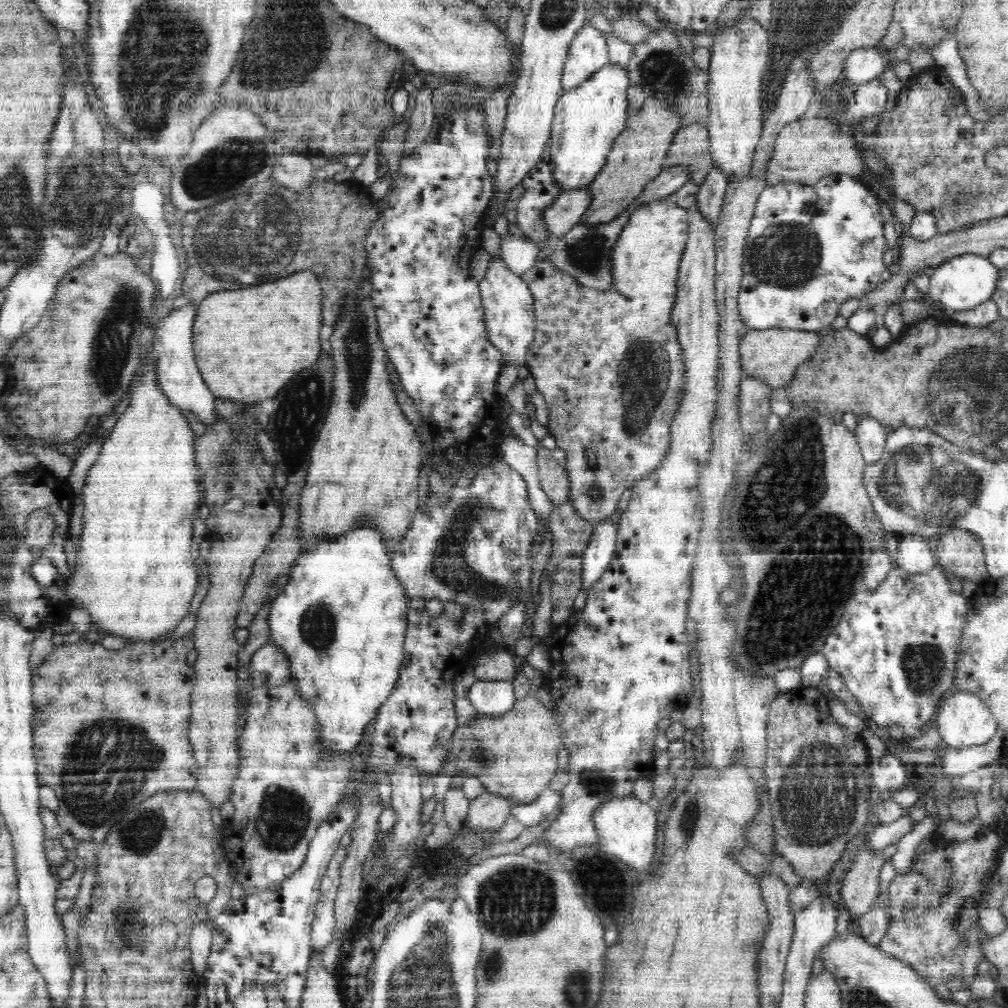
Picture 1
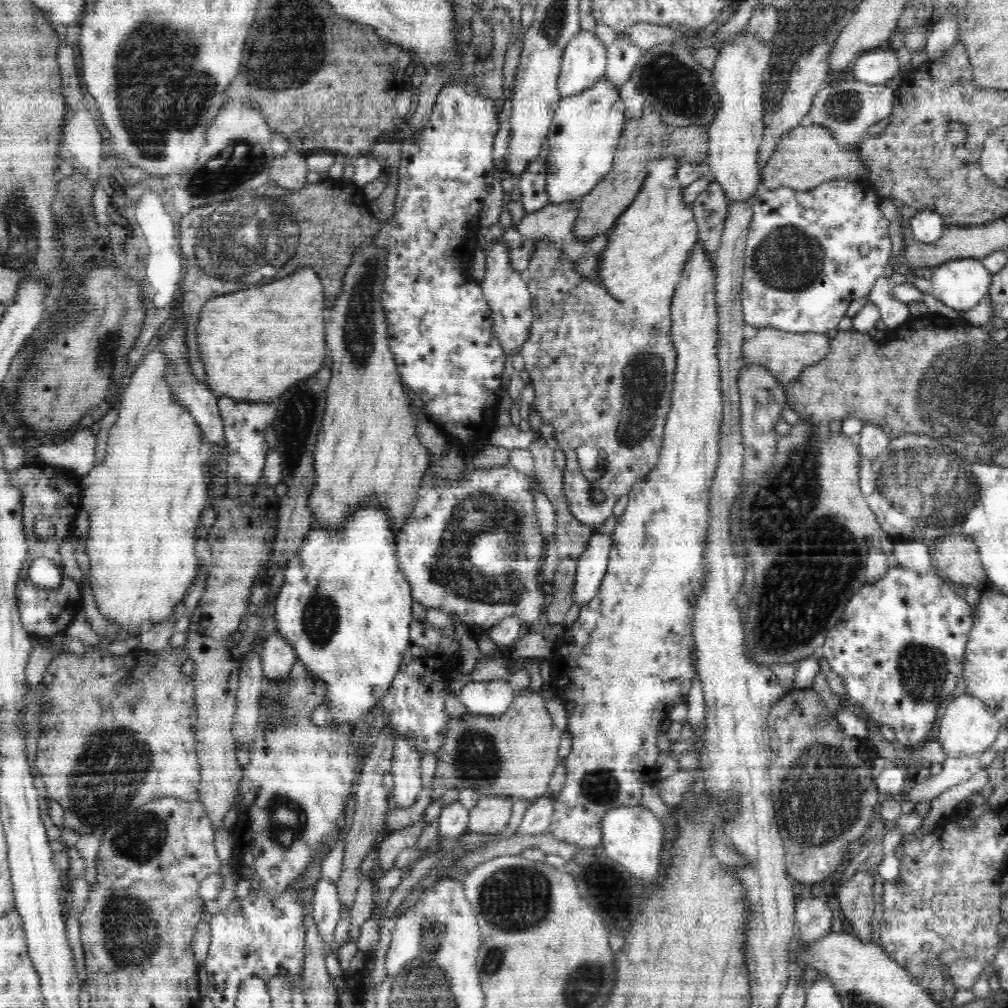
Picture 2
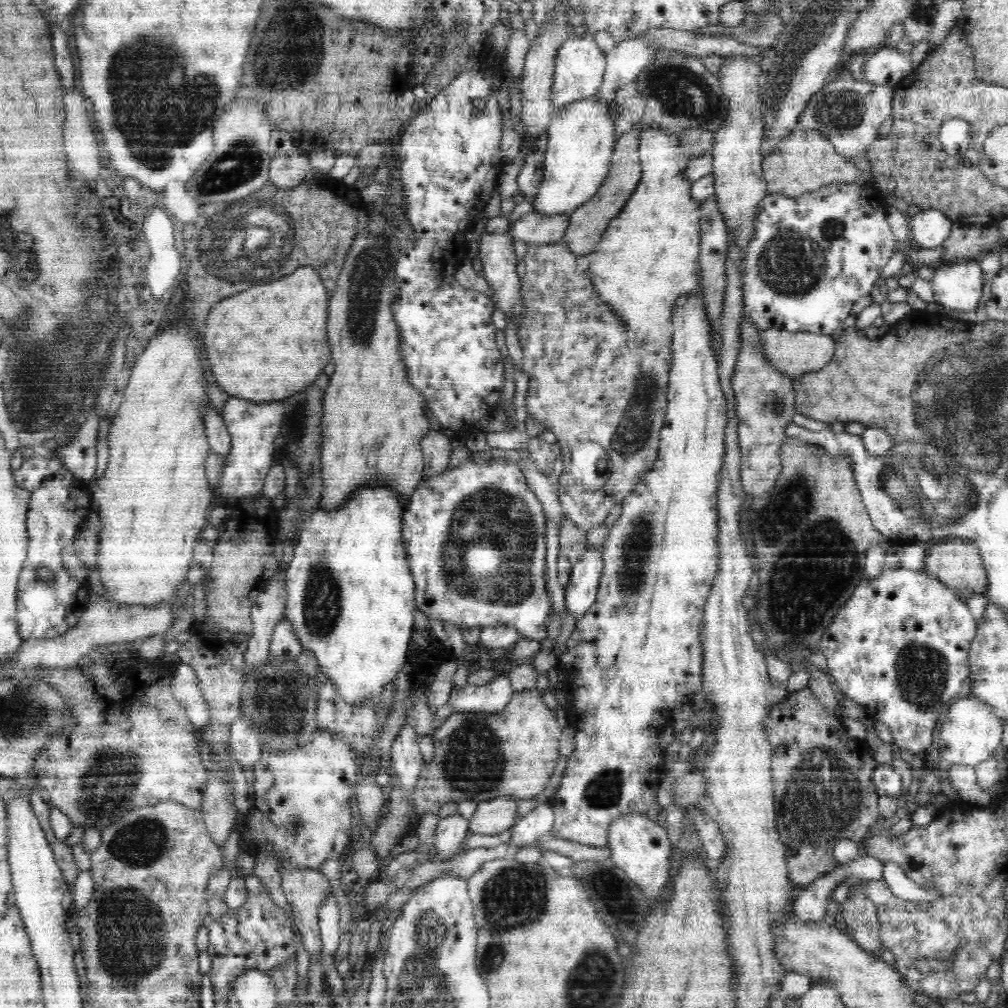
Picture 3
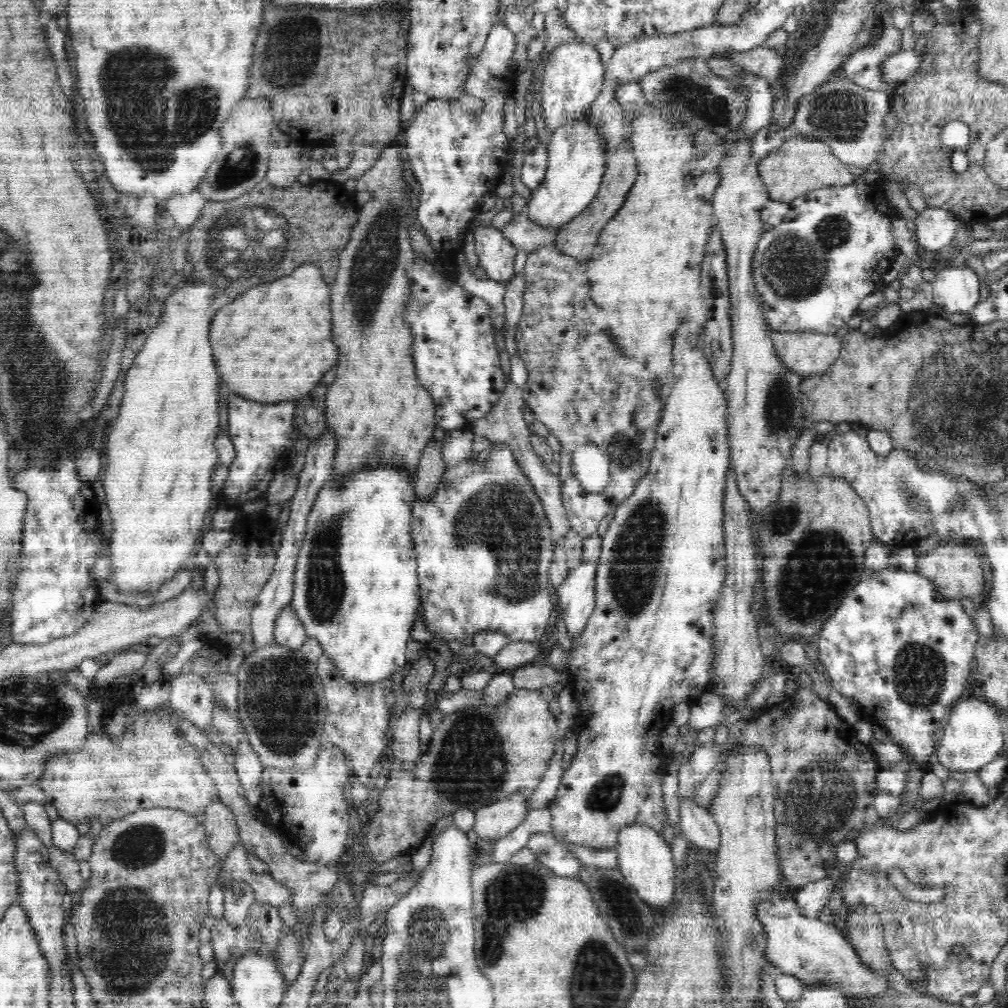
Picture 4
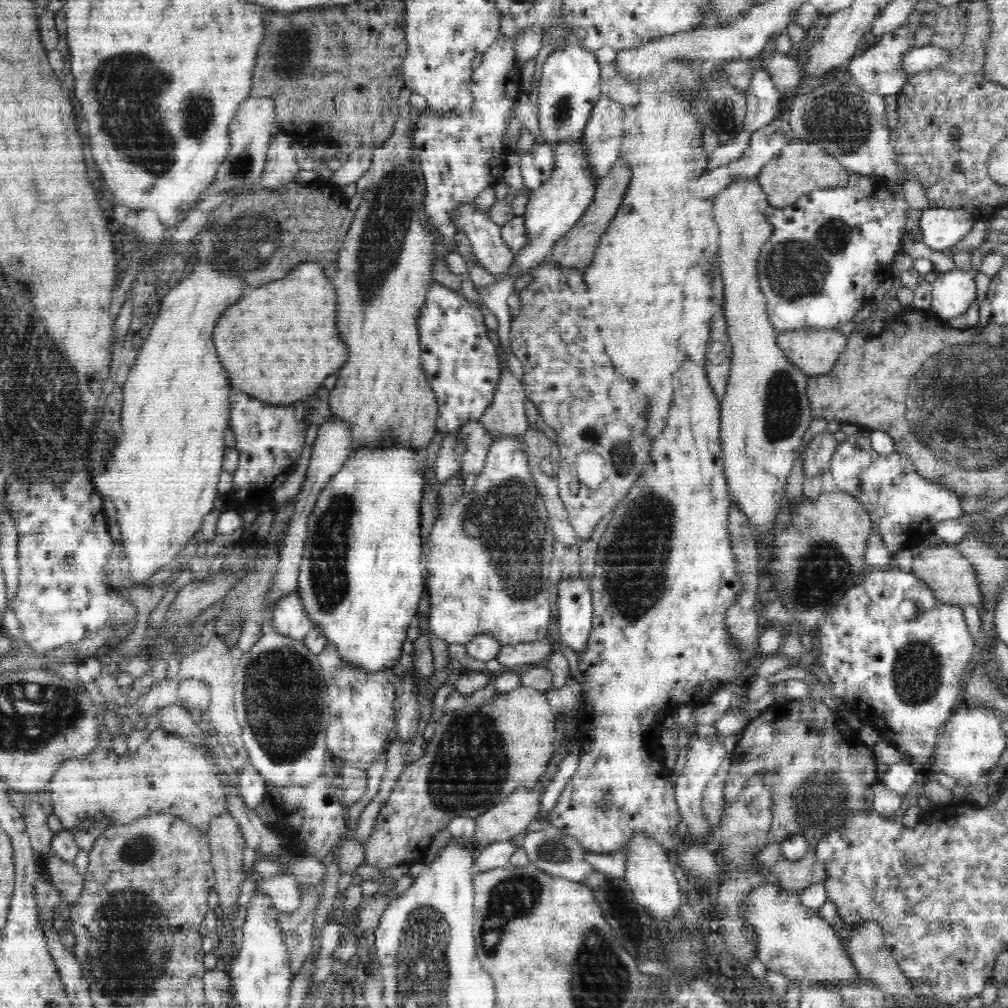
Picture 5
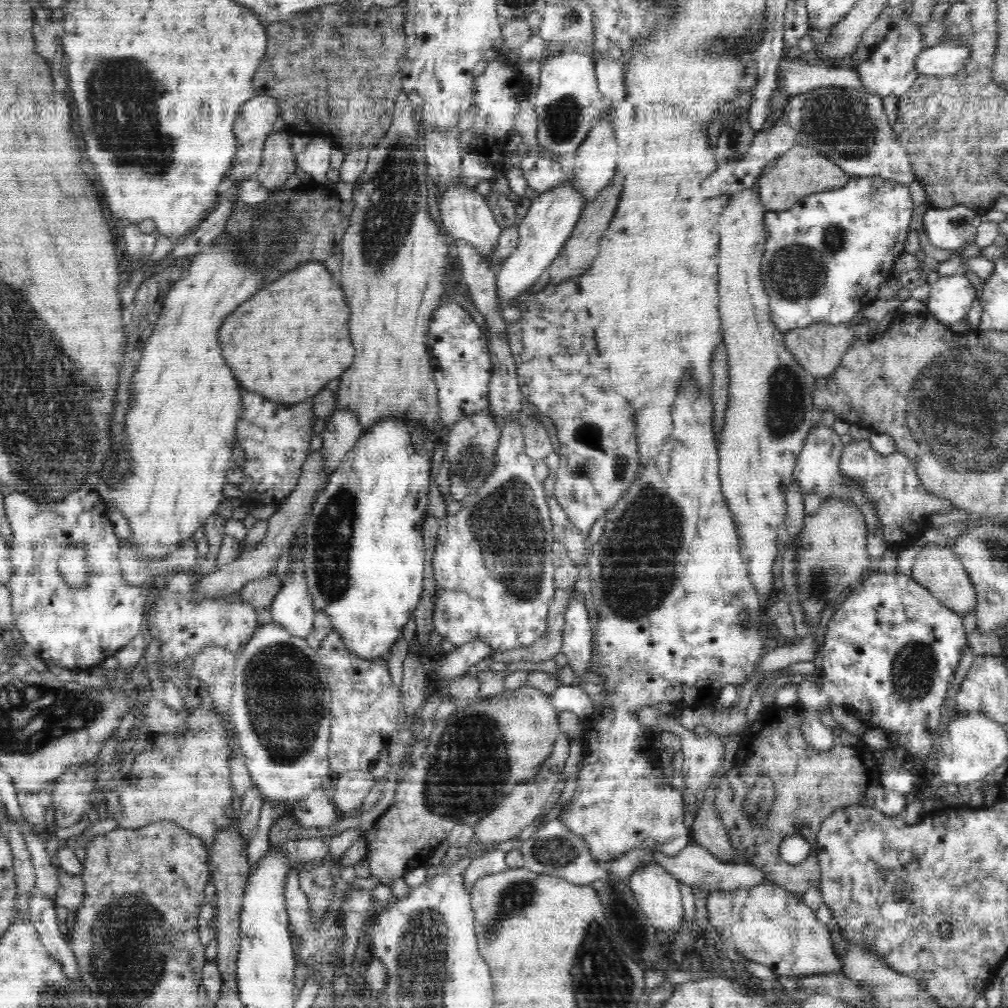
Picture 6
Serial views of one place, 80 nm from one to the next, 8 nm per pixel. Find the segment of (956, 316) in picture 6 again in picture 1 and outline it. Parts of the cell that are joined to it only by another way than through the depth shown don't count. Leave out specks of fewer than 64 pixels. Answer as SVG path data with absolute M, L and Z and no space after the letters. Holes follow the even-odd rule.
M970 253L960 254L934 268L934 274L929 278L928 295L946 310L972 310L991 299L997 289L998 277L999 269L989 261L989 257Z

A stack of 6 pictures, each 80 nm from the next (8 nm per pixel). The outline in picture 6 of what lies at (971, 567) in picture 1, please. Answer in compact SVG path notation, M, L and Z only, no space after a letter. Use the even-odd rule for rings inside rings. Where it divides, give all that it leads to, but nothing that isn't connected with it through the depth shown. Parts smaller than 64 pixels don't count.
M928 544L920 548L920 554L912 565L912 579L925 586L946 608L957 612L962 617L976 608L976 591L966 572L965 566L960 562L957 554L950 545Z

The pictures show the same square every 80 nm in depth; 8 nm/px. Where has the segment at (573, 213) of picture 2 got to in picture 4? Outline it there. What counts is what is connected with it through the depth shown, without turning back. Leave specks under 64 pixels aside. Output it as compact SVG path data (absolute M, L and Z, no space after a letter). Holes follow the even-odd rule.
M525 211L515 214L514 218L512 218L506 226L501 228L504 236L511 240L511 243L517 248L517 250L524 250L527 253L530 253L532 250L536 250L538 247L544 245L552 245L559 230L560 228L544 228L539 224L534 224L527 217Z

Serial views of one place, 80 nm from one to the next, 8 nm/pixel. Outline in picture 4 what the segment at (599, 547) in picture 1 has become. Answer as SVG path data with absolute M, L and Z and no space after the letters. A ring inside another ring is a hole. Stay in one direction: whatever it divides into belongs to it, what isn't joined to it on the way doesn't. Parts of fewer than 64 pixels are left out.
M582 561L556 587L557 606L562 610L562 620L572 639L582 634L595 607L596 566Z

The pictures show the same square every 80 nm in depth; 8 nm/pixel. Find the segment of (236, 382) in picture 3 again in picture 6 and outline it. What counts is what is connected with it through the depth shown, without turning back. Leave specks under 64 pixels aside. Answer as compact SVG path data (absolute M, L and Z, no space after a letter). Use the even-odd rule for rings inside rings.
M310 261L262 288L254 298L250 298L250 302L238 306L238 310L234 310L234 314L230 314L230 318L226 318L222 324L218 340L226 364L232 368L232 374L244 390L258 392L272 402L294 404L318 394L330 380L340 378L350 366L354 358L354 346L348 328L342 326L346 318L350 318L350 310L346 306L342 286L338 286L332 274L324 268L324 263Z

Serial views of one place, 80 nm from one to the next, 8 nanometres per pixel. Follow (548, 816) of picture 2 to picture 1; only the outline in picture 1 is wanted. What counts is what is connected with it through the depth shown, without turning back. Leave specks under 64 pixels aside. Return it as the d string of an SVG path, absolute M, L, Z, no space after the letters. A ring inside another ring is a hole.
M552 787L546 788L537 800L529 802L528 805L512 805L511 814L524 824L525 828L538 826L540 822L548 818L550 814L559 809L562 794Z

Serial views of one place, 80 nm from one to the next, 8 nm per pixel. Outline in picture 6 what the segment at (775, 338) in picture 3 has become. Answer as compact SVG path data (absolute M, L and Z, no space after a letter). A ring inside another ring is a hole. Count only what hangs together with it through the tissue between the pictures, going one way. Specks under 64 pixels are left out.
M865 321L859 324L840 324L840 326L830 326L828 324L814 324L804 329L795 329L784 334L784 345L795 360L803 367L810 379L826 377L833 374L842 361L846 350L852 346L856 340L863 341L869 335L870 323Z

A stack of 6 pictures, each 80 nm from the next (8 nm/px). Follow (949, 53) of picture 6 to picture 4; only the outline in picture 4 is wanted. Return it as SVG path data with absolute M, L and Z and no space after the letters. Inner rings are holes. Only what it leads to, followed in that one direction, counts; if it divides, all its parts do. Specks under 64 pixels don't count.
M916 49L902 50L896 54L890 54L888 60L882 64L882 77L888 81L908 80L921 65L926 57L926 50L918 51Z

